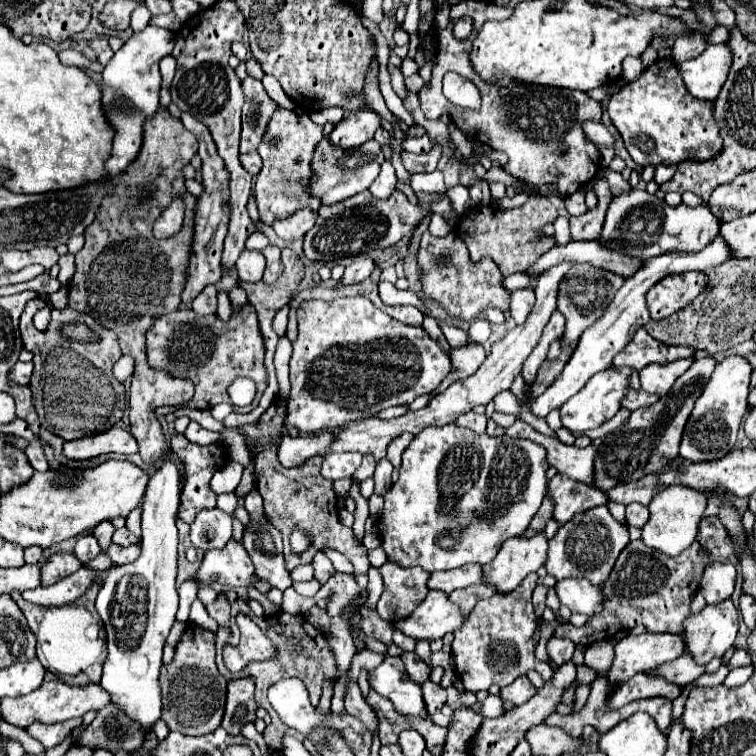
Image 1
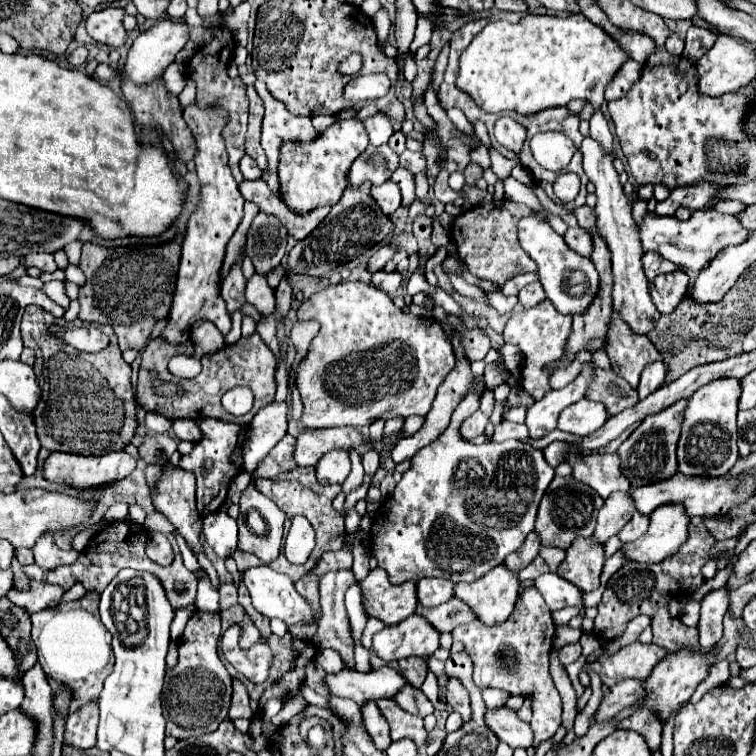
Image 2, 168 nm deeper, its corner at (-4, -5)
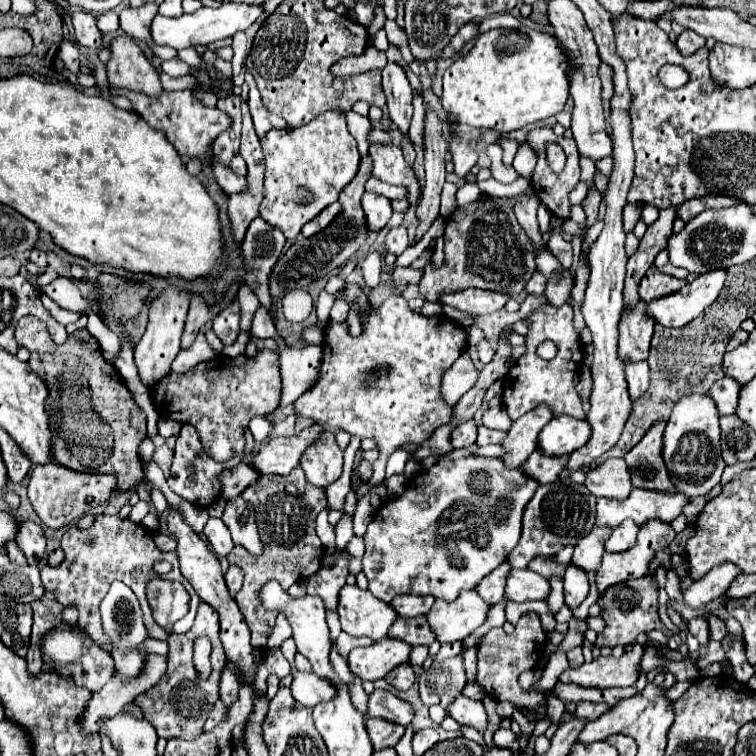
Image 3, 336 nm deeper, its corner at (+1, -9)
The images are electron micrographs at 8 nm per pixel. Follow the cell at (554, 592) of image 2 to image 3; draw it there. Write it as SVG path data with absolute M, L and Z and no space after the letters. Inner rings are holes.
M514 569L506 583L506 595L510 601L546 601L550 595L550 583L546 577L530 571L530 569Z

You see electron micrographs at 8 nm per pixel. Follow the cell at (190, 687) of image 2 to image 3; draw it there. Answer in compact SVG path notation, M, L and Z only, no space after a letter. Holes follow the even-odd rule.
M200 603L192 629L182 633L182 635L174 635L170 631L168 643L170 643L168 673L150 691L146 691L144 695L138 695L136 701L142 707L144 717L148 717L148 721L154 725L158 737L164 737L164 739L180 737L180 739L190 741L190 739L196 739L204 733L202 727L204 727L214 703L220 697L218 685L220 685L220 673L222 673L224 661L226 661L226 655L224 655L222 643L220 643L218 613L208 603ZM196 637L208 637L212 643L212 675L208 679L200 679L196 673L196 667L194 667L192 655L194 655L194 639Z

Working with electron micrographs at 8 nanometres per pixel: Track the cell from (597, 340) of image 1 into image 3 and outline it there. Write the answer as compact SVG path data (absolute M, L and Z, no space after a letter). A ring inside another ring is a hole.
M546 403L534 407L532 411L528 411L528 415L516 419L508 431L508 437L502 441L502 445L508 451L506 455L502 455L504 463L522 465L528 459L528 455L536 451L538 435L550 419L552 419L552 409Z

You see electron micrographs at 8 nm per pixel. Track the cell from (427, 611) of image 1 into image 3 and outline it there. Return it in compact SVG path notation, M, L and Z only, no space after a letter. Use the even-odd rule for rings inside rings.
M386 637L372 643L370 647L352 649L352 653L348 655L348 665L360 679L376 681L380 677L386 677L386 673L390 673L394 667L406 663L410 659L410 653L410 643Z

